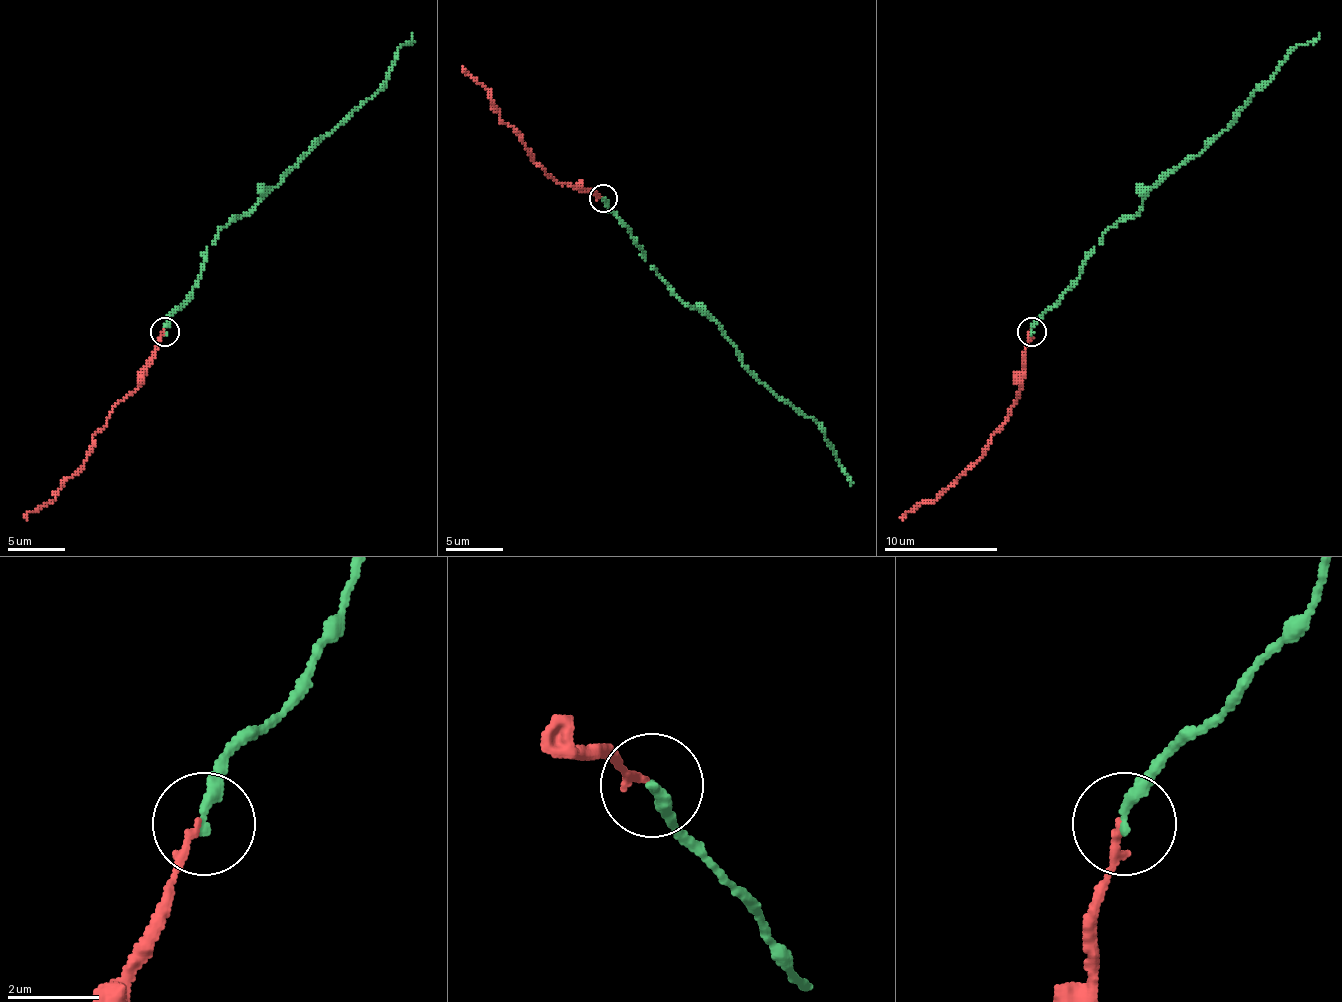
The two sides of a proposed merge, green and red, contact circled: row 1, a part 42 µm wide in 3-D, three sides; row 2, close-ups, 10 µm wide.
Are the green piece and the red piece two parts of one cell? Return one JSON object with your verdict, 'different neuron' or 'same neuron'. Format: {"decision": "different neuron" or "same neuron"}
{"decision": "same neuron"}

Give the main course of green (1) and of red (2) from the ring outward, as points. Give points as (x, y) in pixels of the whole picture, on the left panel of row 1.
1: (164, 332), (166, 318), (201, 275), (215, 235), (241, 218), (380, 87), (412, 33)
2: (164, 332), (135, 389), (92, 438), (84, 463), (27, 520)

